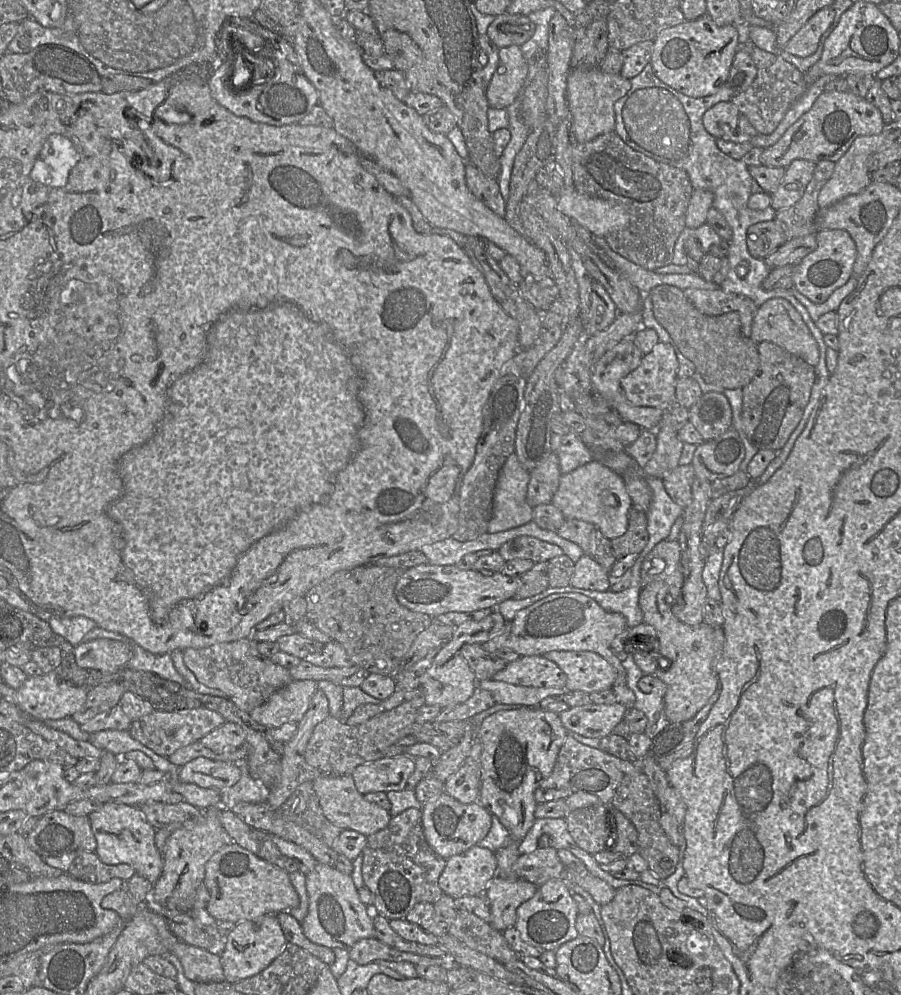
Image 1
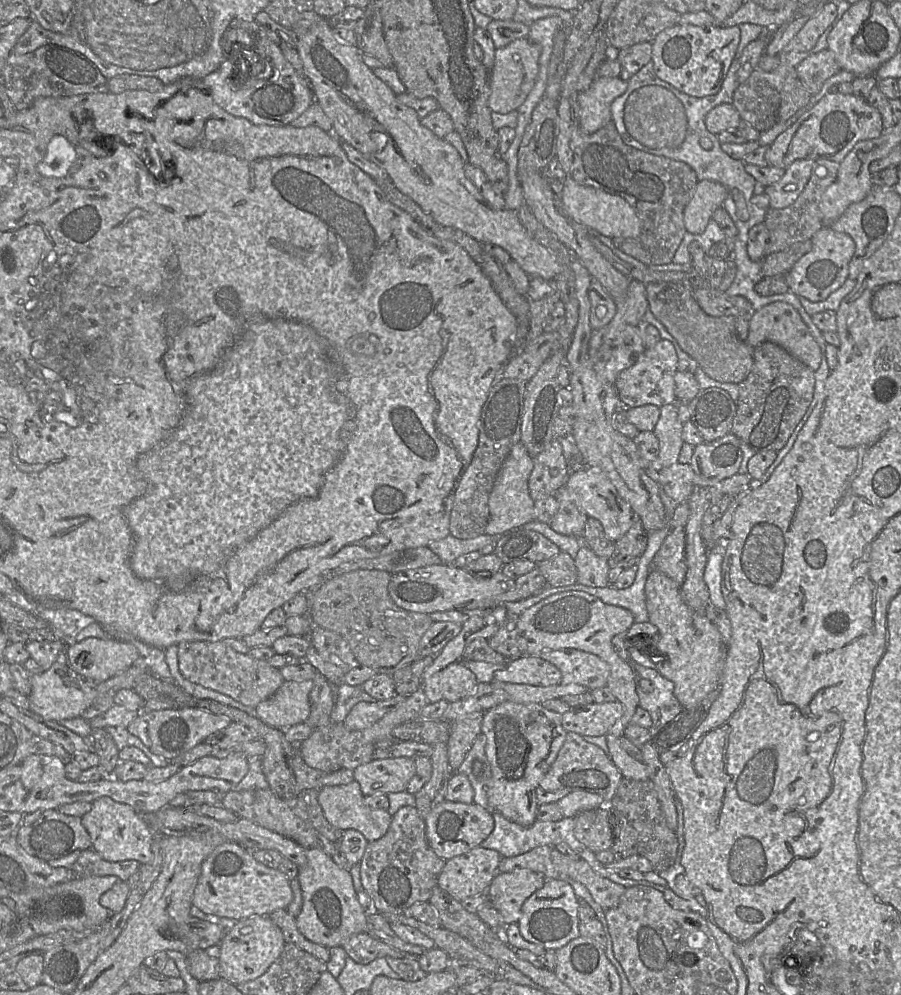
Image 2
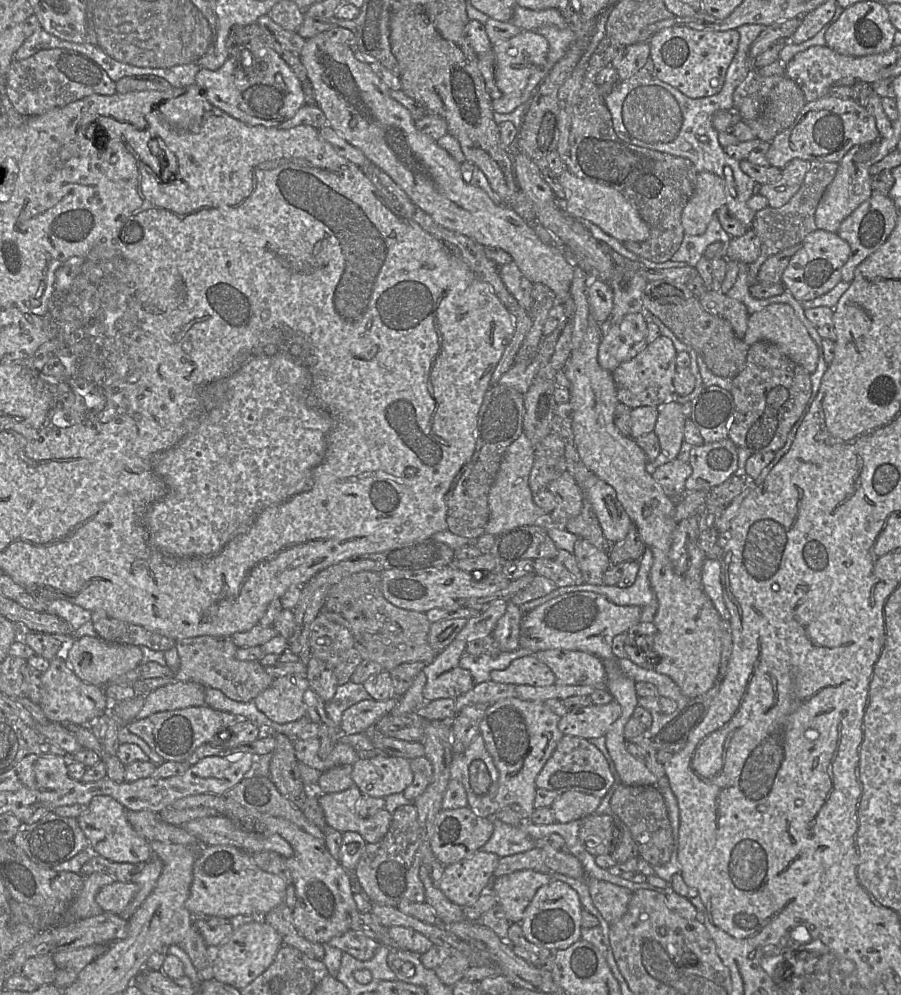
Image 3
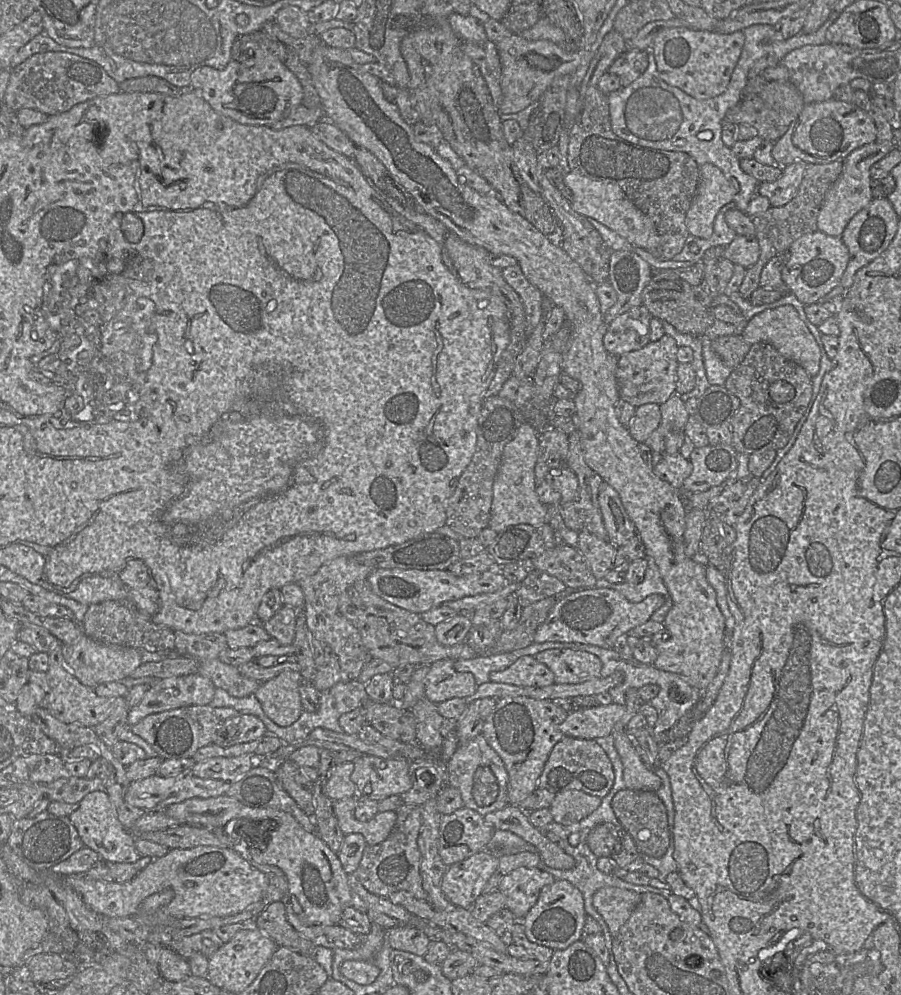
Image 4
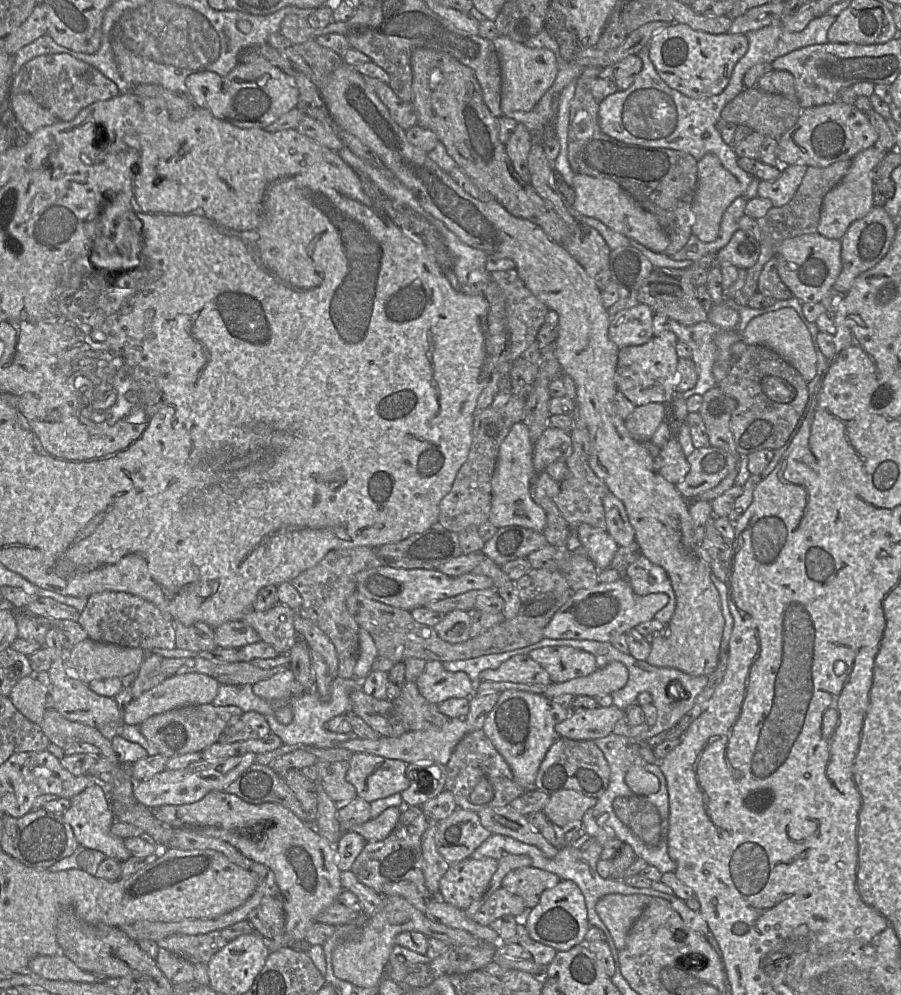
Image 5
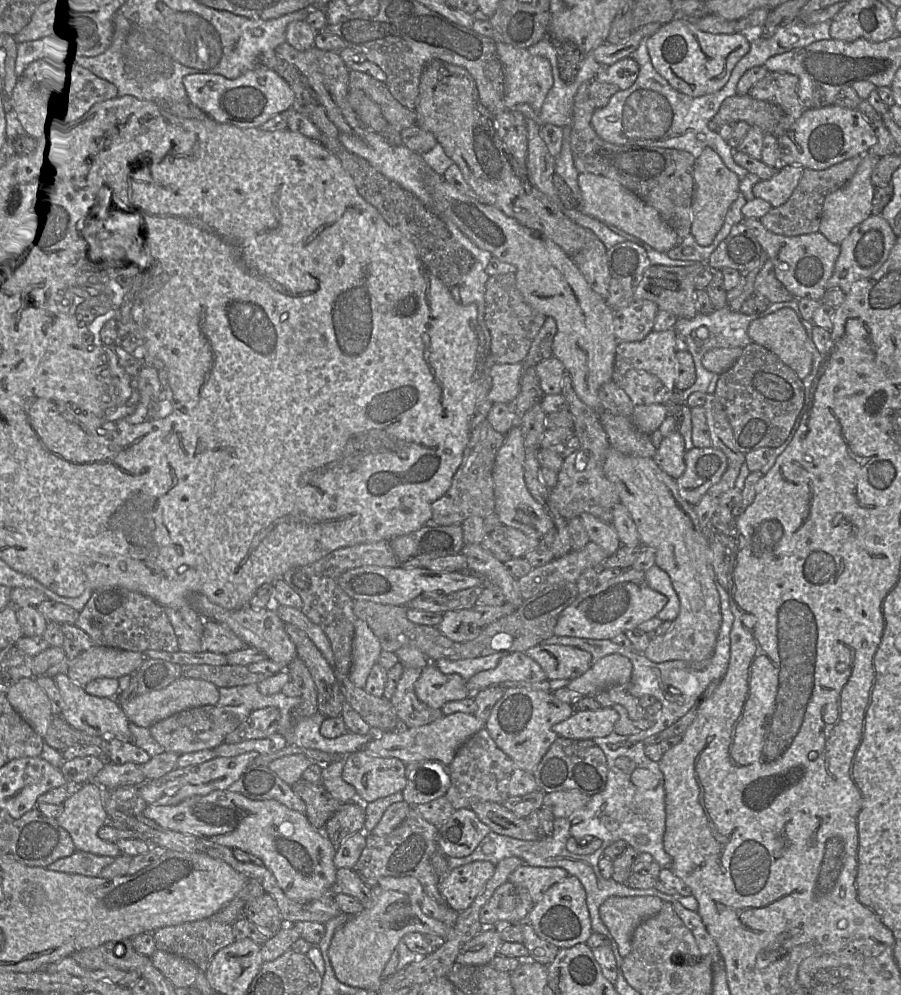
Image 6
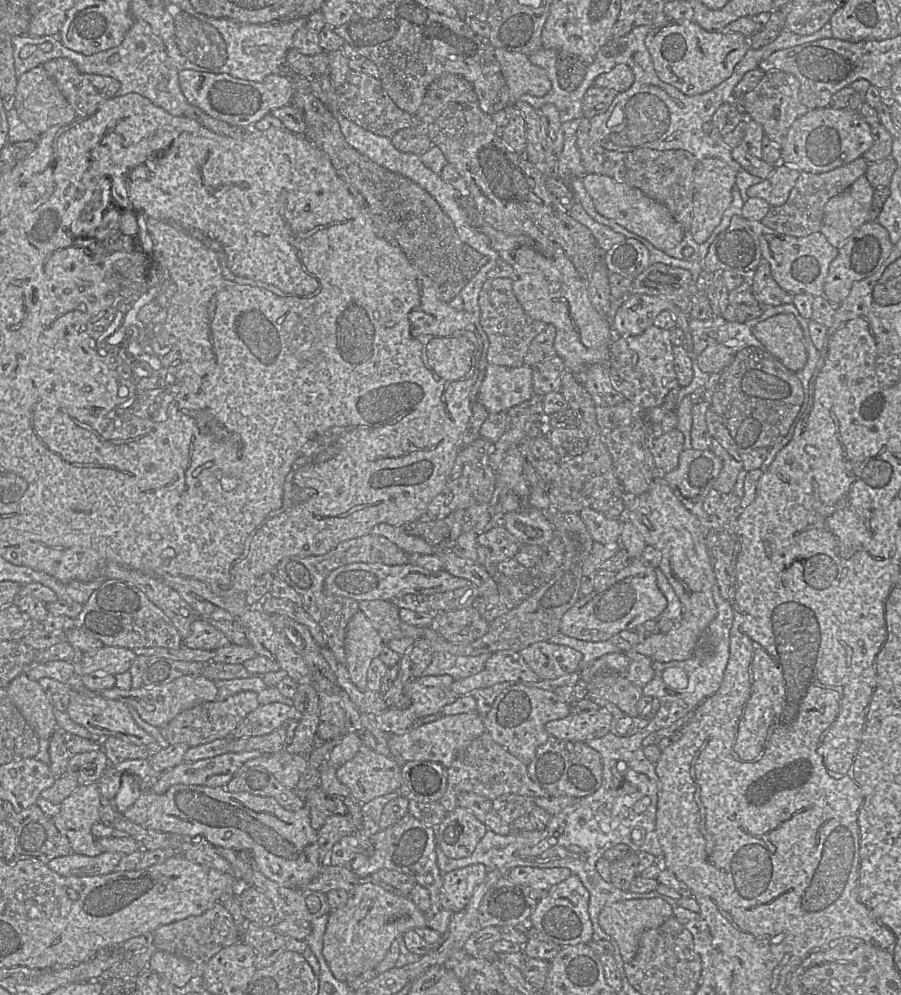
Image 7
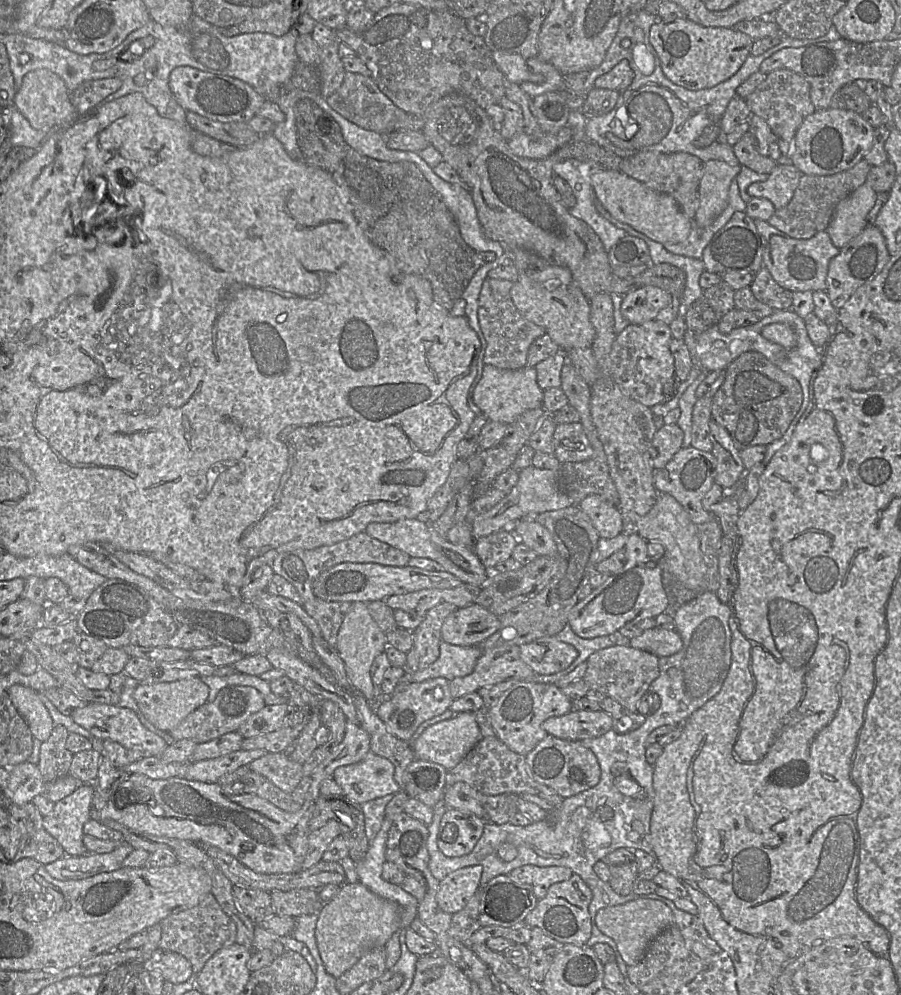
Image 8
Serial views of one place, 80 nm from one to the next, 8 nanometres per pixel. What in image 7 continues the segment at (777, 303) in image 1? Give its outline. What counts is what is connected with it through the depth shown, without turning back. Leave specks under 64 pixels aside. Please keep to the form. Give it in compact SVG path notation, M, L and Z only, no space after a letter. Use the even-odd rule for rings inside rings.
M781 313L758 323L753 333L765 349L793 372L800 371L807 362L803 330L789 313Z

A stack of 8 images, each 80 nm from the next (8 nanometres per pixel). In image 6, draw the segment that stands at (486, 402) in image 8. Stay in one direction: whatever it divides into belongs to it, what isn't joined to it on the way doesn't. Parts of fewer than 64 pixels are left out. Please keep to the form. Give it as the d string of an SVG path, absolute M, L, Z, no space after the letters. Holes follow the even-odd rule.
M524 363L494 364L490 369L492 380L487 399L491 403L511 403L519 394L520 378L525 369Z

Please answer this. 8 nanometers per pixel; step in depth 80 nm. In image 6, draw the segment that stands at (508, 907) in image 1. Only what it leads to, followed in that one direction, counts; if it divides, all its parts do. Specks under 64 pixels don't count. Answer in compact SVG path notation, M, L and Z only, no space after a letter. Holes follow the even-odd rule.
M524 864L509 875L508 881L527 889L536 904L550 887L568 876L569 873L560 867L534 867Z

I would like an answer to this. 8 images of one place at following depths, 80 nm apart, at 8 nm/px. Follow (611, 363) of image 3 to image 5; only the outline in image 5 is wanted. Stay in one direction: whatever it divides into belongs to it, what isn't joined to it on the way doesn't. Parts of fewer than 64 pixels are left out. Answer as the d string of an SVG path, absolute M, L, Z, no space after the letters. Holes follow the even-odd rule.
M642 303L618 312L611 318L609 339L619 349L645 344L654 336L654 315L652 309Z

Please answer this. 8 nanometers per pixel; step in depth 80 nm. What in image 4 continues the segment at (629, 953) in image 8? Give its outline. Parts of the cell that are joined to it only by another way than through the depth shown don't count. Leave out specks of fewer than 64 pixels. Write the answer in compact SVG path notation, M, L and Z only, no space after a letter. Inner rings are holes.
M604 887L593 895L593 906L607 924L612 937L630 918L641 895L618 887Z

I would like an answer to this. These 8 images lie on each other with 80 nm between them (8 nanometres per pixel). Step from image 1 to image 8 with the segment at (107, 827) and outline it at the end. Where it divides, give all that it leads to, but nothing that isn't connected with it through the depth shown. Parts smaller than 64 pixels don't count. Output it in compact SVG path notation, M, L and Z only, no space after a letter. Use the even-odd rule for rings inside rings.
M80 784L76 790L54 803L52 812L43 817L43 827L62 846L67 856L87 854L83 844L84 824L90 820L93 784Z

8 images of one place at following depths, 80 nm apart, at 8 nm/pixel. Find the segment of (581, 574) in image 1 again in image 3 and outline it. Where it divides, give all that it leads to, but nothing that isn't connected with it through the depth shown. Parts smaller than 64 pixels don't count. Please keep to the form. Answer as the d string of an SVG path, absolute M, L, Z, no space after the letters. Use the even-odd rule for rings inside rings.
M578 538L573 554L585 584L604 584L604 575L611 566L608 553L597 549L587 540Z

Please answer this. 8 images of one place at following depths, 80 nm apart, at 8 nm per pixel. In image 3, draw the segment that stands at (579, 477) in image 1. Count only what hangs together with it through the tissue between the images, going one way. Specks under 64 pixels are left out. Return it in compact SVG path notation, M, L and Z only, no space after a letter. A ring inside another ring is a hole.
M597 479L584 495L594 510L605 538L611 544L623 540L632 521L617 499L614 488L601 479Z

